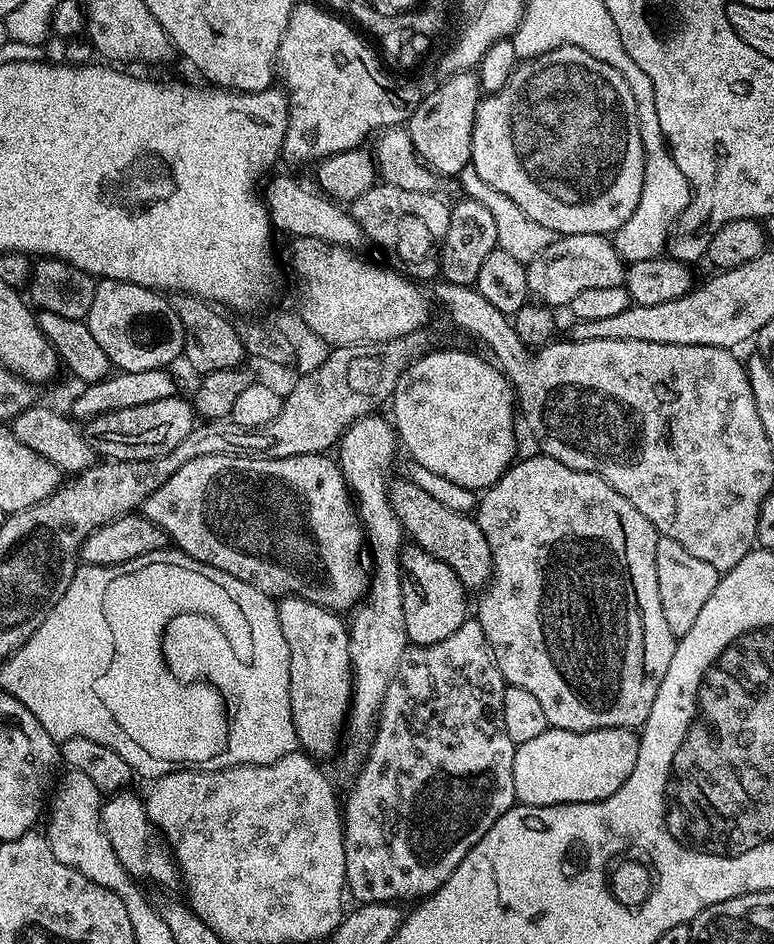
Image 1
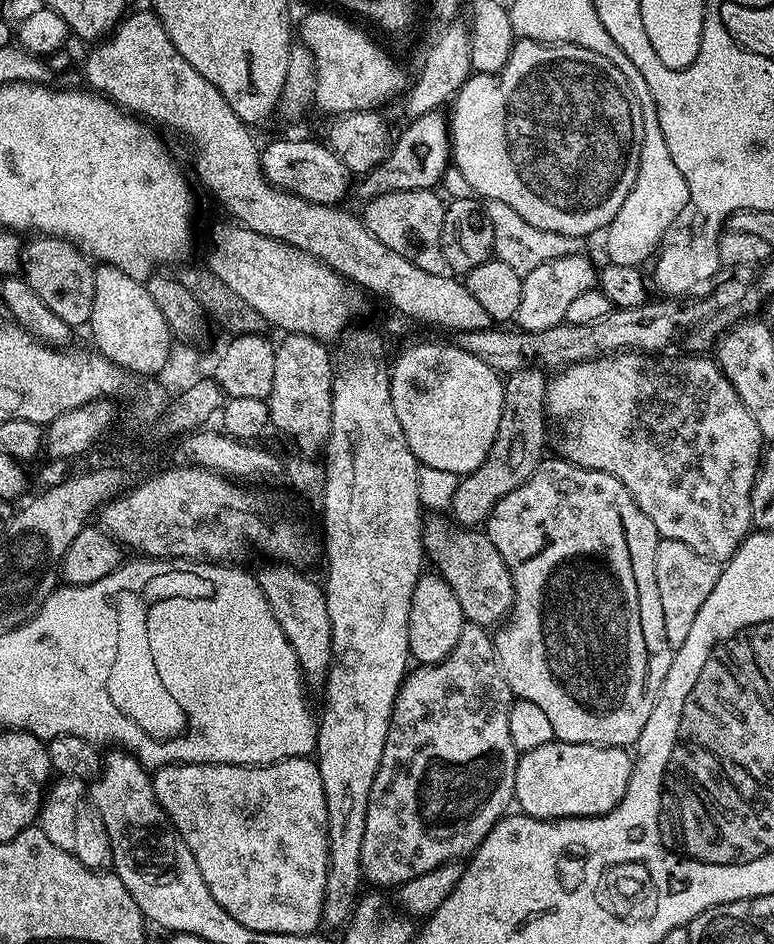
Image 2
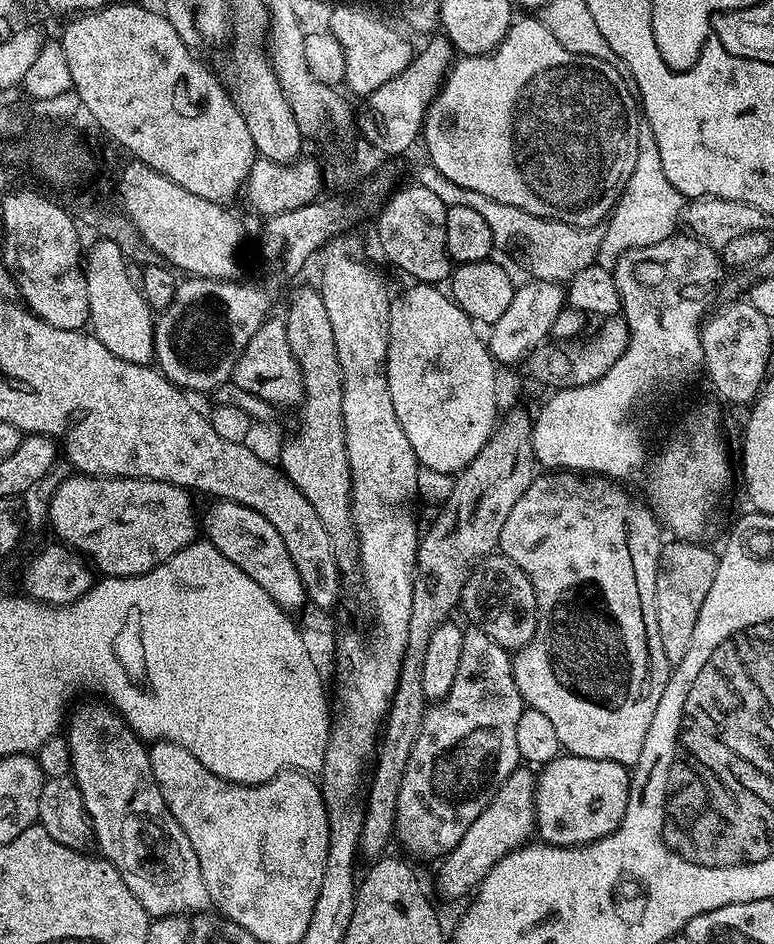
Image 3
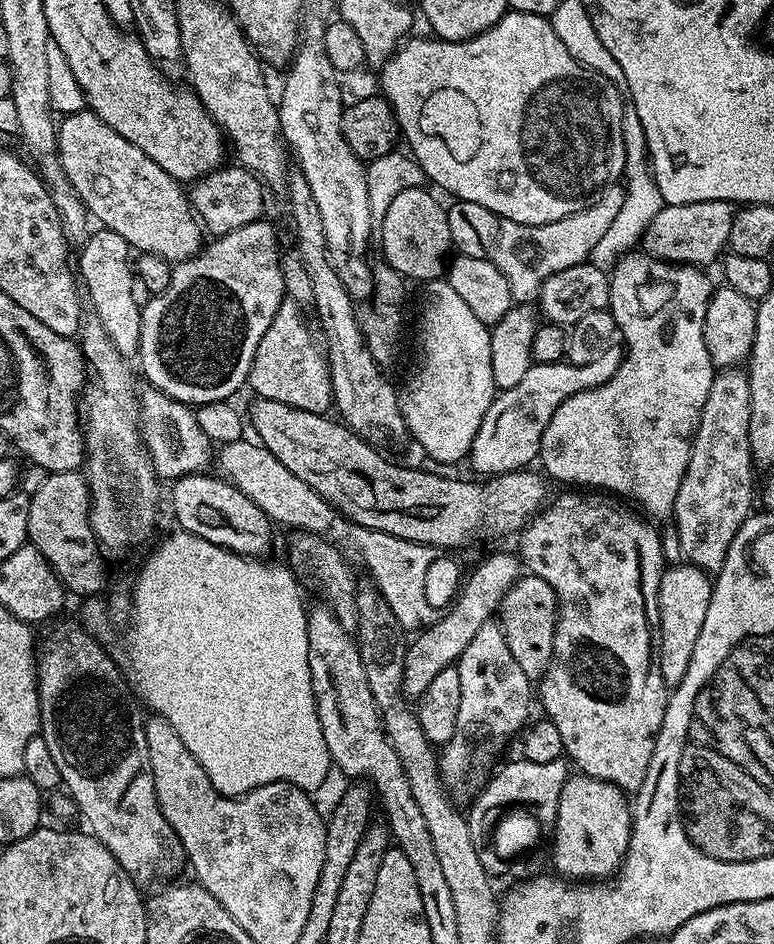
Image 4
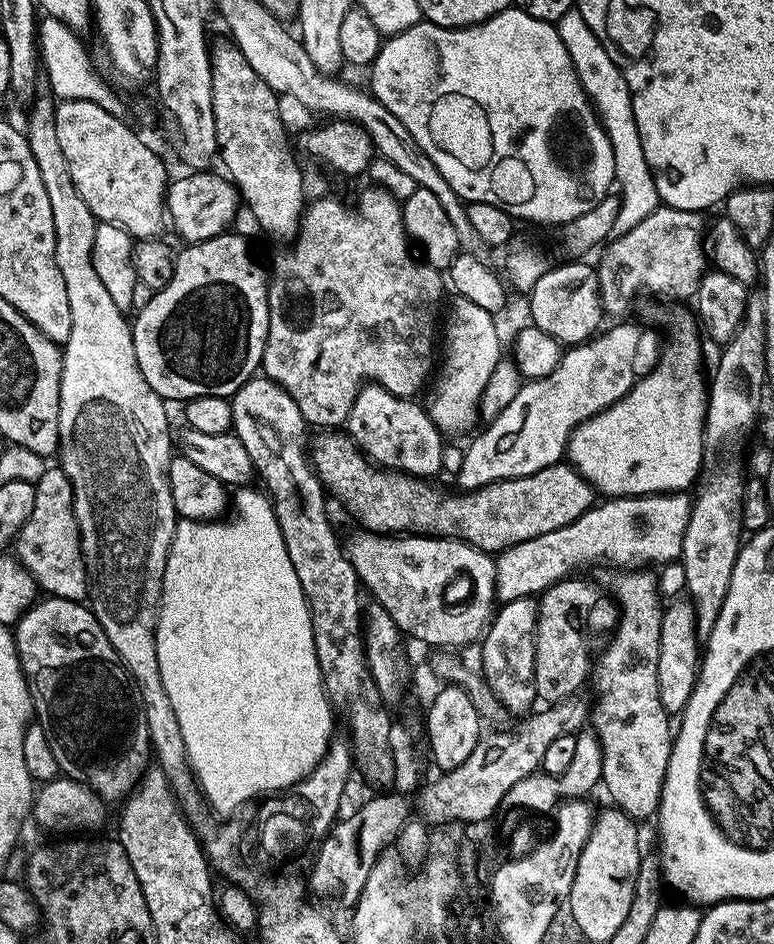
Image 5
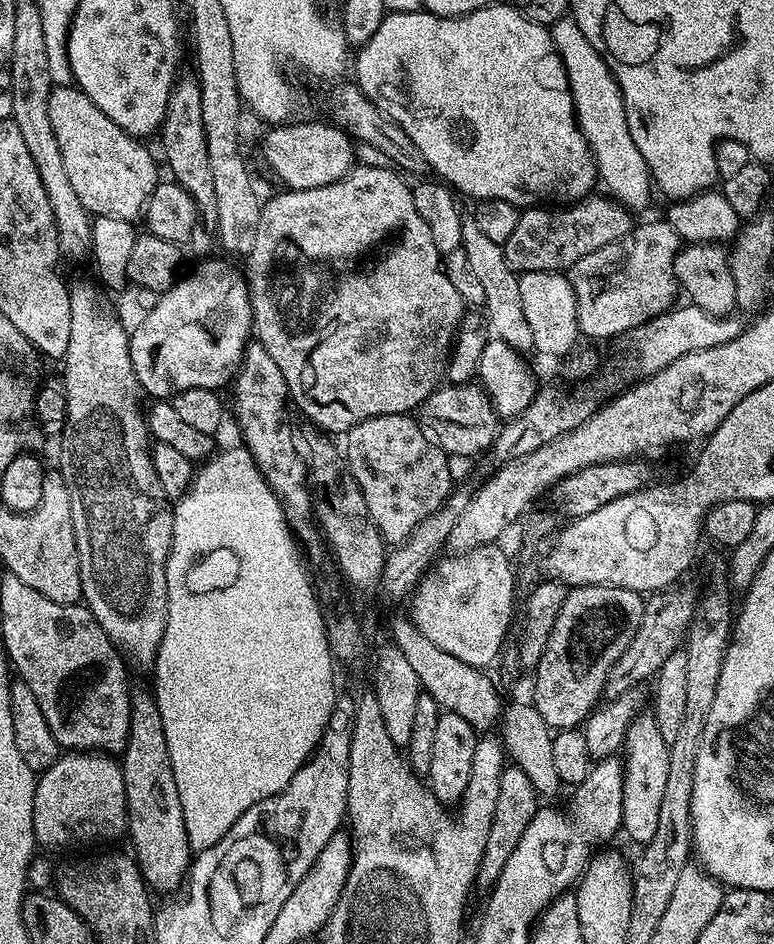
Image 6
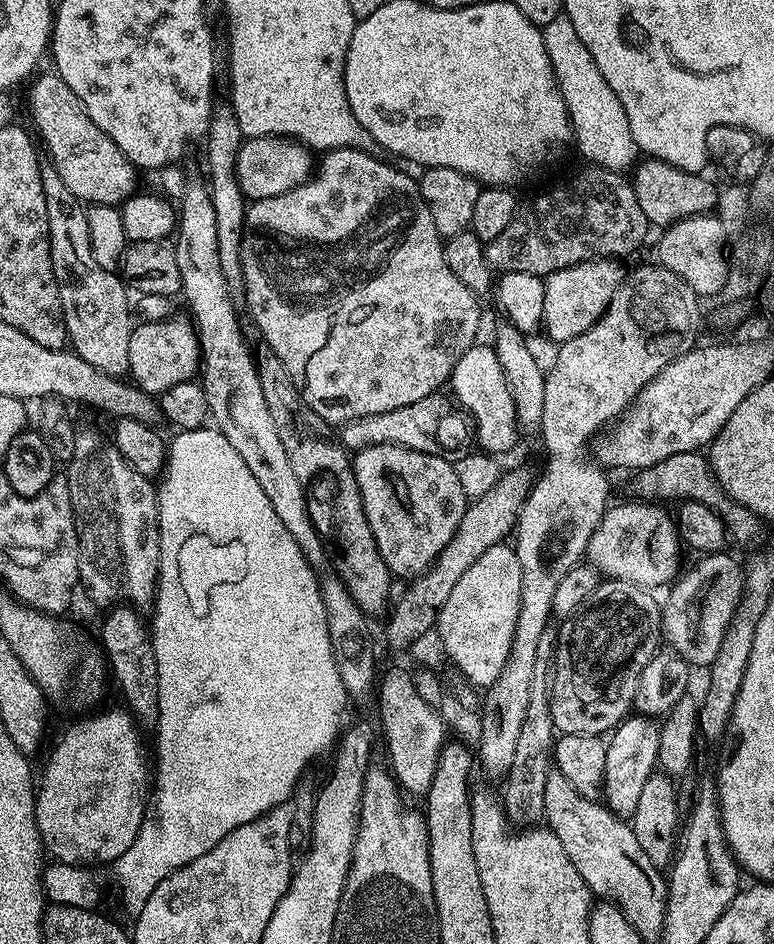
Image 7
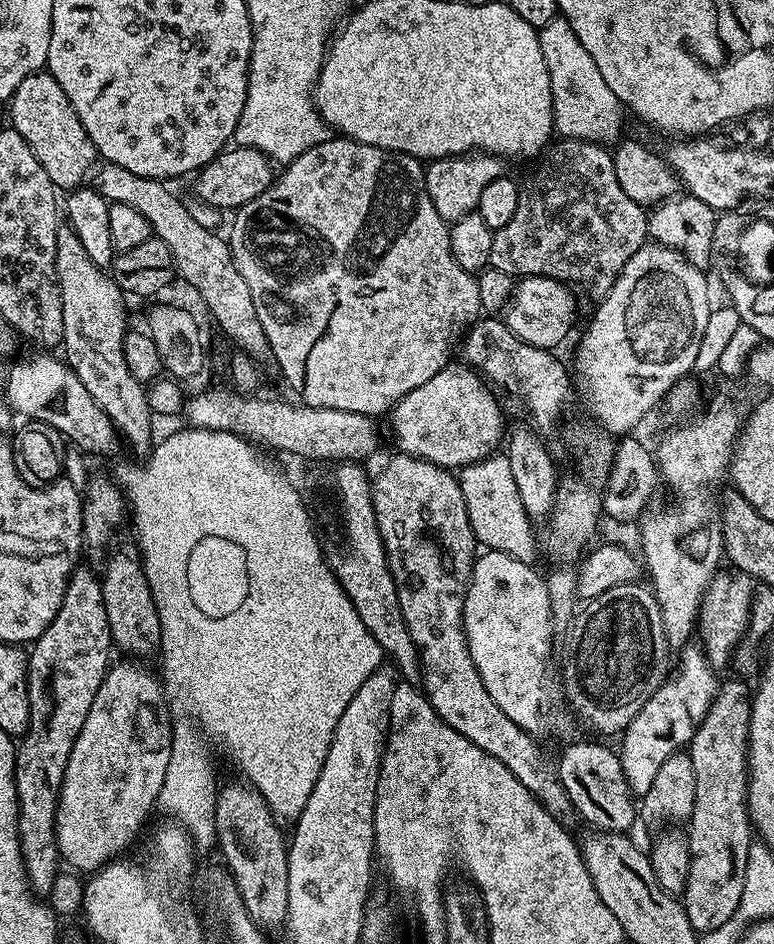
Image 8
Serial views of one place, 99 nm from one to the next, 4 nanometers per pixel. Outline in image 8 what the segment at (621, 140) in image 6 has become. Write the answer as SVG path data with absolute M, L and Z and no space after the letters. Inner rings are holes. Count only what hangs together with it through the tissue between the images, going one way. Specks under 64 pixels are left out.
M557 14L539 30L542 58L546 58L546 70L550 70L550 90L554 106L555 131L569 140L589 140L595 144L612 146L621 139L625 109L619 98L606 86L602 73L586 46L578 42L572 24Z

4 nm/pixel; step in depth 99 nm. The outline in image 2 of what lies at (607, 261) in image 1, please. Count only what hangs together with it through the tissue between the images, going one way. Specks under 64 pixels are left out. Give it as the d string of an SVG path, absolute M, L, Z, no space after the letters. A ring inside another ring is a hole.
M581 254L554 258L544 265L535 266L522 276L522 298L516 307L514 324L521 332L541 332L550 330L550 326L565 323L564 315L570 302L586 290L597 287L598 268Z

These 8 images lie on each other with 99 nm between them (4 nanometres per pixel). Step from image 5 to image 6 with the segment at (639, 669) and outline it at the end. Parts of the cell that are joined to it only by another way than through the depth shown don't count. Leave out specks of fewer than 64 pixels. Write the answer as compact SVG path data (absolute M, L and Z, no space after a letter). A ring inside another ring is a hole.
M637 714L624 736L622 763L624 785L622 786L623 831L632 840L646 845L658 831L658 812L662 810L662 794L666 794L666 774L670 771L669 745L658 734L656 719L650 714Z

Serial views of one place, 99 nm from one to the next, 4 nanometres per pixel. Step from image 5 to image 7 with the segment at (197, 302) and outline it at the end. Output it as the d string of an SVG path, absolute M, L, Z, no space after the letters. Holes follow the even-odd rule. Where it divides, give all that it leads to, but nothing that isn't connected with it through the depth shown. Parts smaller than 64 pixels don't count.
M176 319L140 322L133 327L130 334L128 372L131 383L143 392L159 394L170 390L170 386L178 386L178 382L193 379L201 367L200 340L196 336L192 320Z

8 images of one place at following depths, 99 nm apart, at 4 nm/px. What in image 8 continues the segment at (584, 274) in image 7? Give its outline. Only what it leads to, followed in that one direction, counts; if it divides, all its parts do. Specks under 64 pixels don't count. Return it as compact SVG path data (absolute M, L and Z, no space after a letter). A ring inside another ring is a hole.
M526 276L515 285L502 319L522 342L530 346L556 350L571 334L572 327L576 324L575 295L577 296L577 293L561 280L545 276Z

